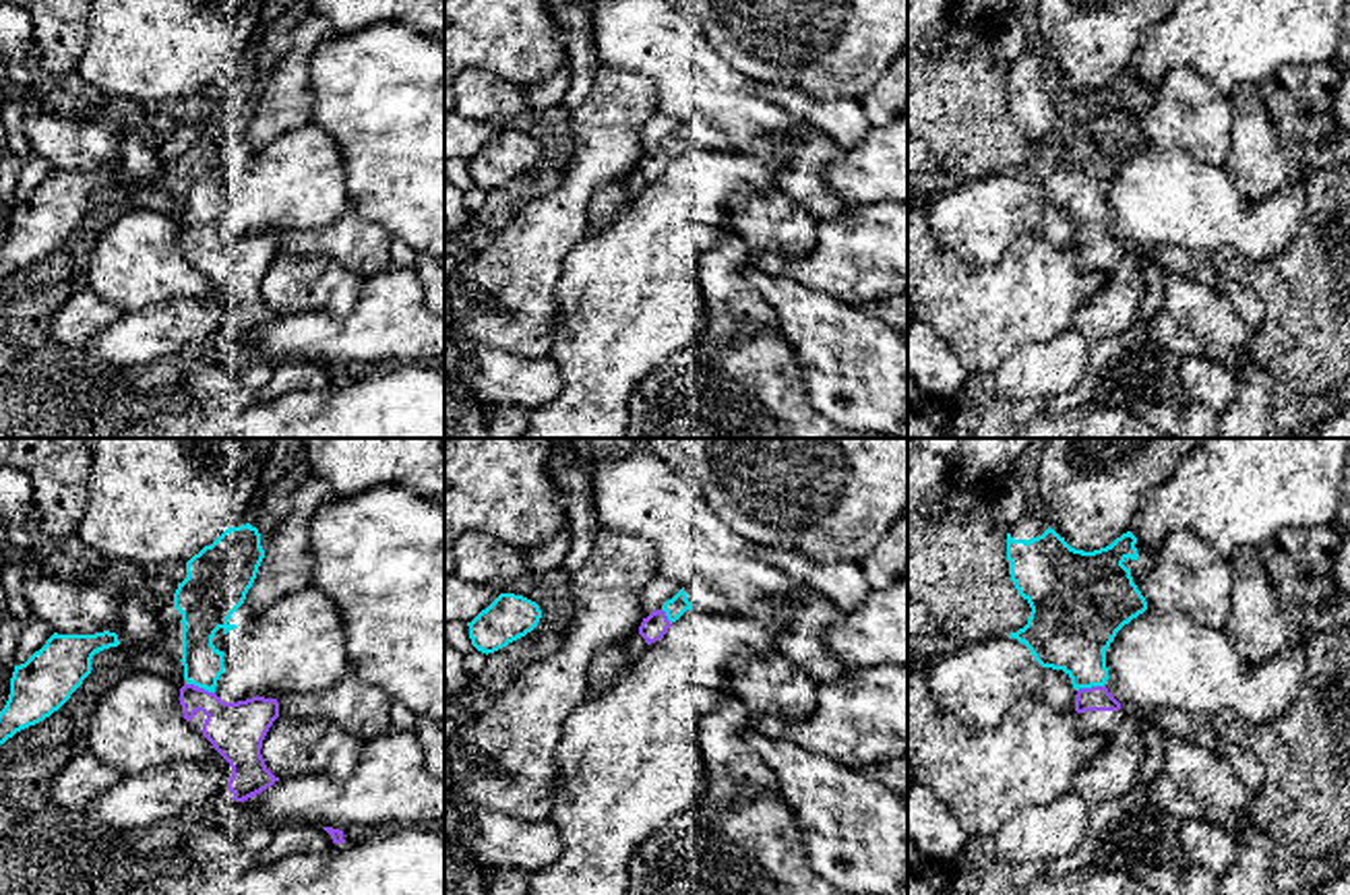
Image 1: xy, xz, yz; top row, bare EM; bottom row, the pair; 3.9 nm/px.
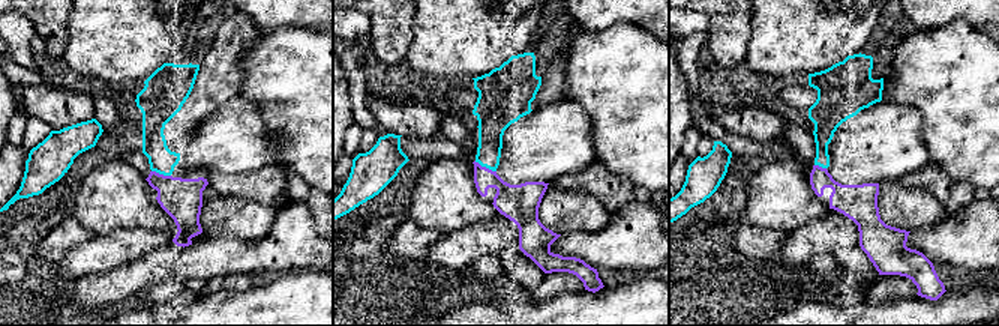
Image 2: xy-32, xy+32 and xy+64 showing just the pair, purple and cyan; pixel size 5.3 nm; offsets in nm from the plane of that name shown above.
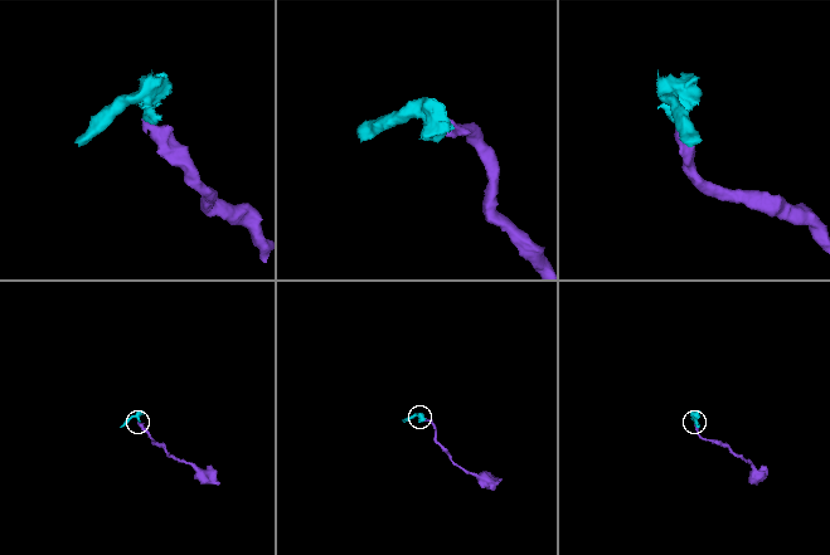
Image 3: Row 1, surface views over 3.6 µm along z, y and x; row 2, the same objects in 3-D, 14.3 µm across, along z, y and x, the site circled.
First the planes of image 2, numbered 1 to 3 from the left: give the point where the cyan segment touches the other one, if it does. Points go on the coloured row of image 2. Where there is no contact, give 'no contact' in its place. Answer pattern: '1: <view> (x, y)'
1: xy-32 (161, 175)
2: xy+32 (485, 167)
3: xy+64 (821, 167)

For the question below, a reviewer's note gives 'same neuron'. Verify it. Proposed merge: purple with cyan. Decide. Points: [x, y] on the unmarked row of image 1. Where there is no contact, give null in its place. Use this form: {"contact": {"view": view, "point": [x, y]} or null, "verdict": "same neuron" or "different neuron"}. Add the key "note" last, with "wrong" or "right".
{"contact": {"view": "xy", "point": [201, 226]}, "verdict": "same neuron", "note": "right"}

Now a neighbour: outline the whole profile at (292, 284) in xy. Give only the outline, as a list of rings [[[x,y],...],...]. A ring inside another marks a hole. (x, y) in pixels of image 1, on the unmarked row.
[[[279,252],[269,265],[260,291],[279,314],[323,312],[343,316],[360,300],[364,277],[337,260]]]

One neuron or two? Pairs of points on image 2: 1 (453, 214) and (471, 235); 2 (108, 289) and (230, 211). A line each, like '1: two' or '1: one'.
1: two
2: two

